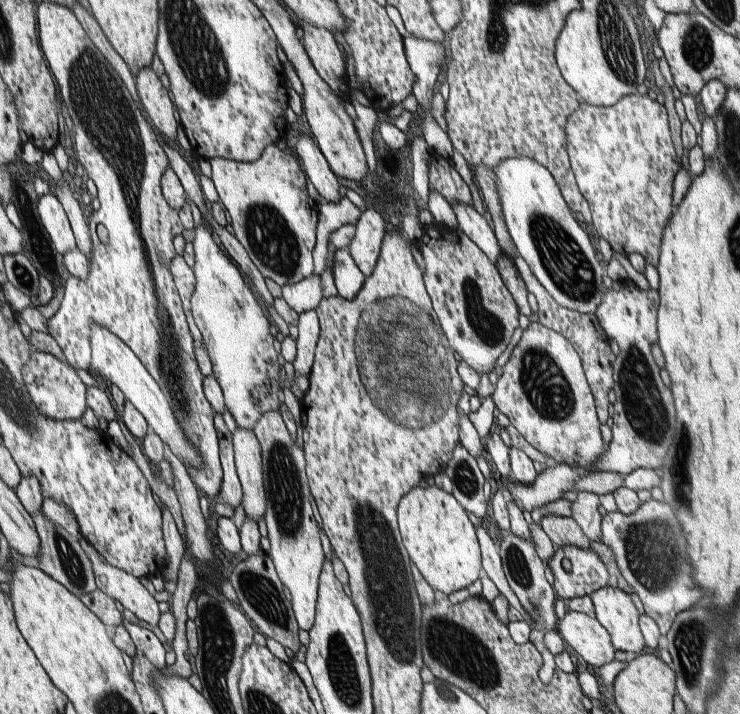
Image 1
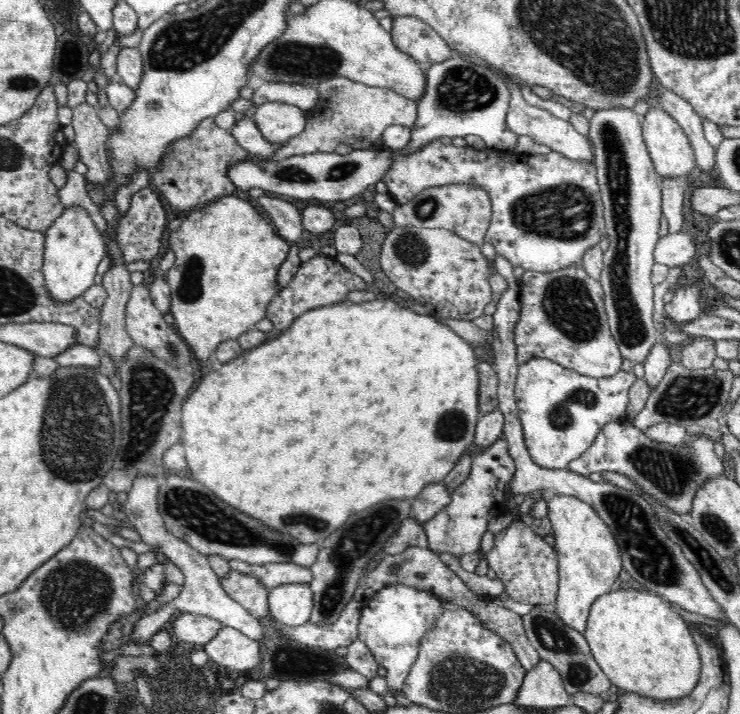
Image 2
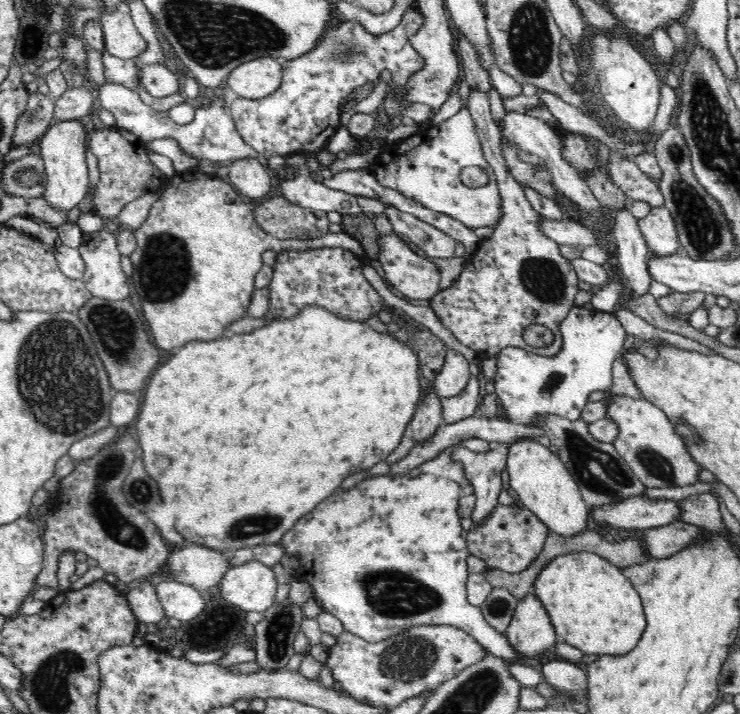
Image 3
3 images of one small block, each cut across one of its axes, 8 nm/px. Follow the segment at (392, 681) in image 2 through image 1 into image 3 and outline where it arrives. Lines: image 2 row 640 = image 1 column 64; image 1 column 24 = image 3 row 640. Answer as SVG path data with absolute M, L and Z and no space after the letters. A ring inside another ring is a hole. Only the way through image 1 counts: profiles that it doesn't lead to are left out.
M390 474L386 476L378 476L378 478L366 478L362 484L358 484L356 488L352 488L350 492L342 492L338 490L332 498L328 498L326 502L322 502L314 512L310 512L308 516L304 516L288 534L284 532L280 536L280 542L278 546L284 548L284 554L286 556L296 556L300 558L300 576L298 580L306 582L312 590L314 590L314 598L318 600L318 604L322 604L324 612L330 612L342 626L344 630L348 630L350 634L358 636L358 638L364 638L368 640L368 644L380 644L384 642L386 638L394 638L394 634L400 634L402 630L408 630L408 628L414 628L414 626L454 626L454 628L460 628L464 632L468 632L472 638L476 638L476 642L492 656L508 662L508 664L526 664L526 666L534 666L538 668L536 662L526 662L526 658L518 656L516 650L510 646L508 638L504 638L504 634L500 634L498 630L494 630L484 614L482 614L482 608L476 608L470 604L468 600L468 576L470 576L470 570L468 570L468 562L466 558L470 556L470 550L468 550L468 532L460 526L460 512L458 512L458 500L460 500L460 484L458 482L452 482L448 478L436 478L434 474L424 474L424 476L418 476L418 478L410 478L410 474L400 474L396 478L392 478Z

